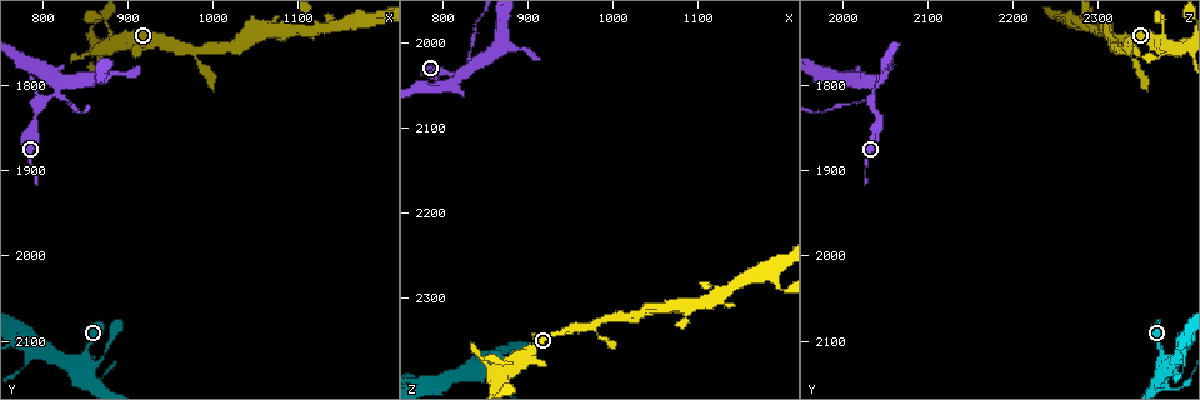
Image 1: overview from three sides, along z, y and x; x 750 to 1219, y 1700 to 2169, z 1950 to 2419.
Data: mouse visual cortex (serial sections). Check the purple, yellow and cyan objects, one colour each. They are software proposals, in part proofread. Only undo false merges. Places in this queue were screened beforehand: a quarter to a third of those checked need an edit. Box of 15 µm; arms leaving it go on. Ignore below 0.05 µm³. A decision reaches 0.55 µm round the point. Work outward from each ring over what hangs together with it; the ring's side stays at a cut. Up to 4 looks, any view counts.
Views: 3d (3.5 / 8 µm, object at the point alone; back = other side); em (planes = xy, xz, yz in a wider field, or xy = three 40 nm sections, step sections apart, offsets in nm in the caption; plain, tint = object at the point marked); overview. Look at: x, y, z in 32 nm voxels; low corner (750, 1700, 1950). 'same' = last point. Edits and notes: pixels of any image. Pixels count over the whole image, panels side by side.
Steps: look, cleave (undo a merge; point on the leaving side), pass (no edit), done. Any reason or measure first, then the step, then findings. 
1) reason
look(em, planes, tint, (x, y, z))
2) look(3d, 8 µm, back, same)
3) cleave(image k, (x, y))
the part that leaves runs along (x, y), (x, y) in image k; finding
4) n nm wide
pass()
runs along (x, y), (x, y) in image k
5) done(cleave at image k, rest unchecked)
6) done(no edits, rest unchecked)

look(3d, 8 µm, back, (820, 1805, 2035))

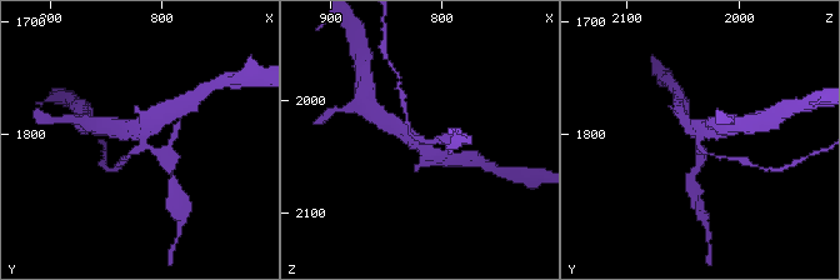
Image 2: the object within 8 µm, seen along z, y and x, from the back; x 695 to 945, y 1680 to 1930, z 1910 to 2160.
4 arms; arms of 150, 250, 300, 350 nm; need the tissue
look(em, xy, step 5, tint, (820, 1802, 2038))

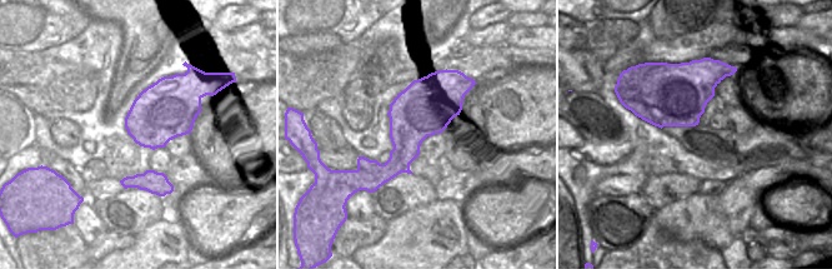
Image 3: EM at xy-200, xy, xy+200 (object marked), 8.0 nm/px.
pass()
one cell here

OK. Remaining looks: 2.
arms part here
look(3d, 3.5 µm, (875, 1790, 2005))

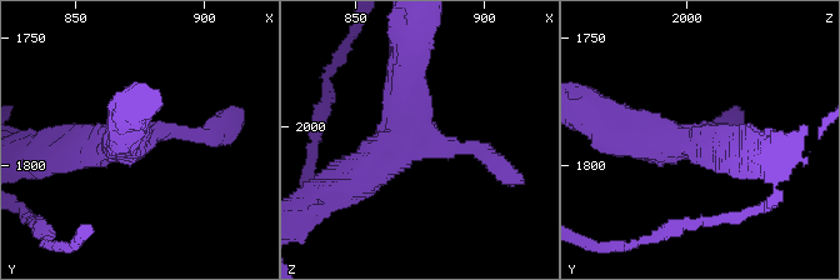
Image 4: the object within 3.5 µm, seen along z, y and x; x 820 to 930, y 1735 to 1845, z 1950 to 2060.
3 arms; arms of 200, 400, 450 nm
look(em, xy, step 1, tint, (874, 1789, 2004))

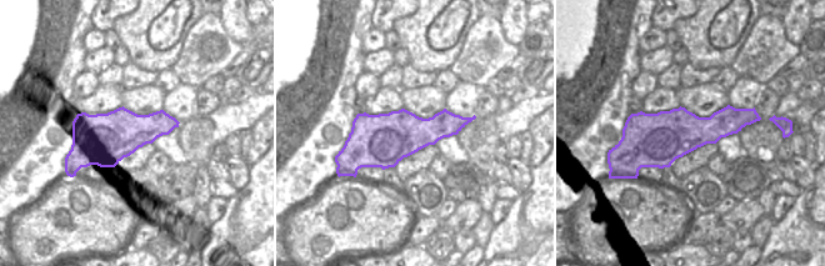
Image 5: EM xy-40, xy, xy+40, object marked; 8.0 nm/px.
pass()
runs along (348, 186), (416, 138), (409, 58) in image 4; all the same cell

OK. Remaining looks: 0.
done(no edits, rest unchecked)

